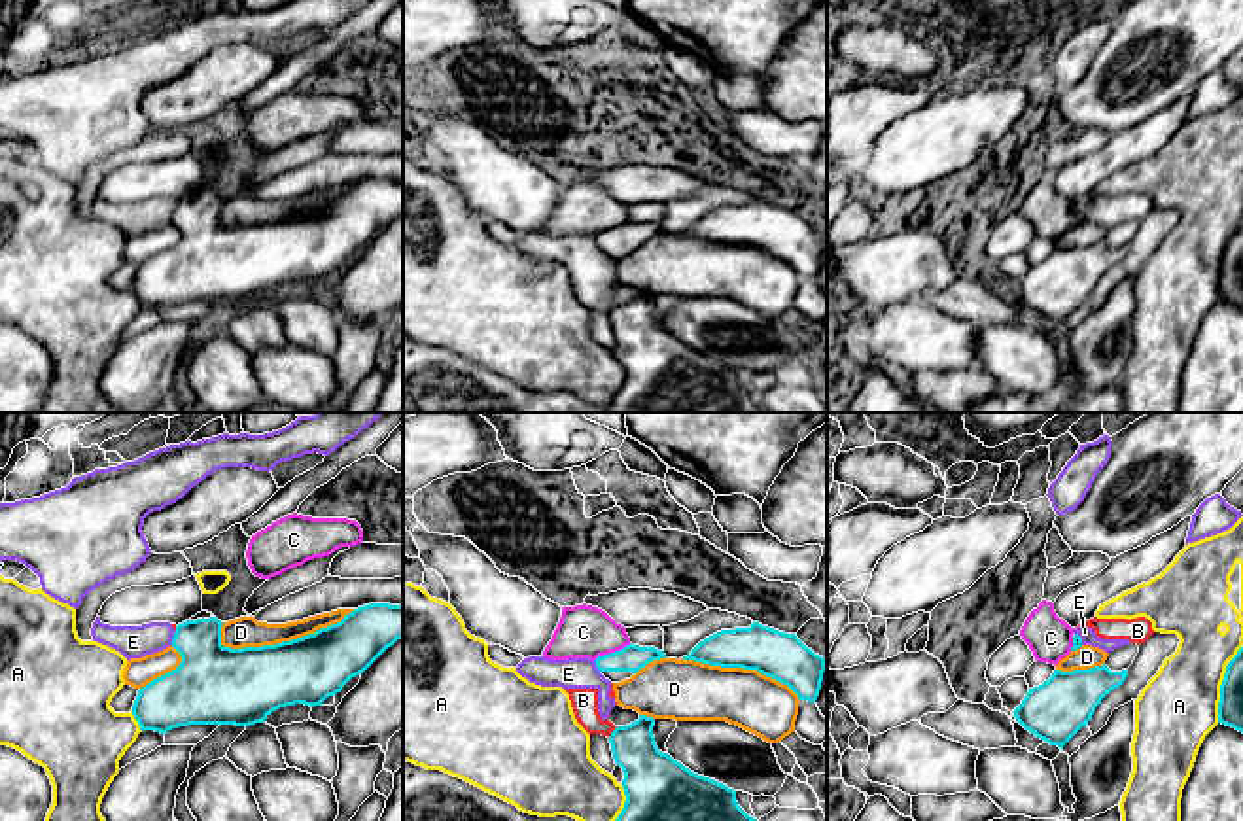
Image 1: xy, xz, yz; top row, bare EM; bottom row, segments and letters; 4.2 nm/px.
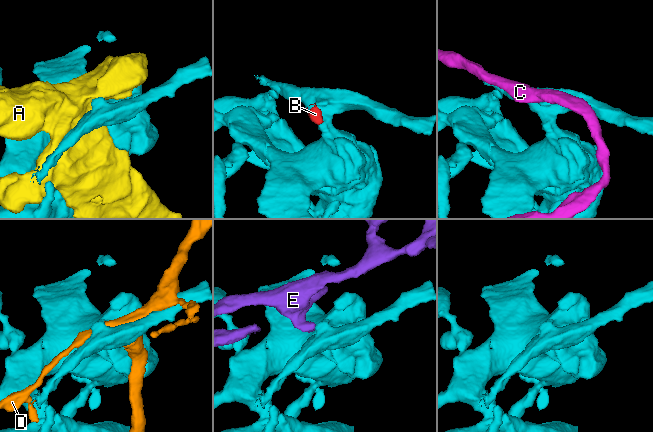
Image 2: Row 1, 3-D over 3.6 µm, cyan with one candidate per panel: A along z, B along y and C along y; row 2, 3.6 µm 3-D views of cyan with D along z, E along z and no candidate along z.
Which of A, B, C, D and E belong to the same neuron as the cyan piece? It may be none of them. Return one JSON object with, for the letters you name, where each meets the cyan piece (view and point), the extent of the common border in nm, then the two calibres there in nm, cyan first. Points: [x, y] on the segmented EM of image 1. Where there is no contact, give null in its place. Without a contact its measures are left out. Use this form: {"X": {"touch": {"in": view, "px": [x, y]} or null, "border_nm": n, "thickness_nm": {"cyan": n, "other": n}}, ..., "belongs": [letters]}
{"belongs": []}

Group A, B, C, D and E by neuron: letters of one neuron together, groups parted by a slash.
A / B E / C / D

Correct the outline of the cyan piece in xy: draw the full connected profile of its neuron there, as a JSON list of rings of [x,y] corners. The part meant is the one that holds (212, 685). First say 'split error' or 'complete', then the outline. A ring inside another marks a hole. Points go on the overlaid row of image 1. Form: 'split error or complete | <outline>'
complete | [[[369,603],[314,634],[263,647],[223,647],[221,626],[216,617],[176,626],[172,647],[182,656],[180,666],[142,687],[132,706],[142,732],[166,734],[189,725],[250,726],[286,706],[322,706],[403,638],[403,605]]]

